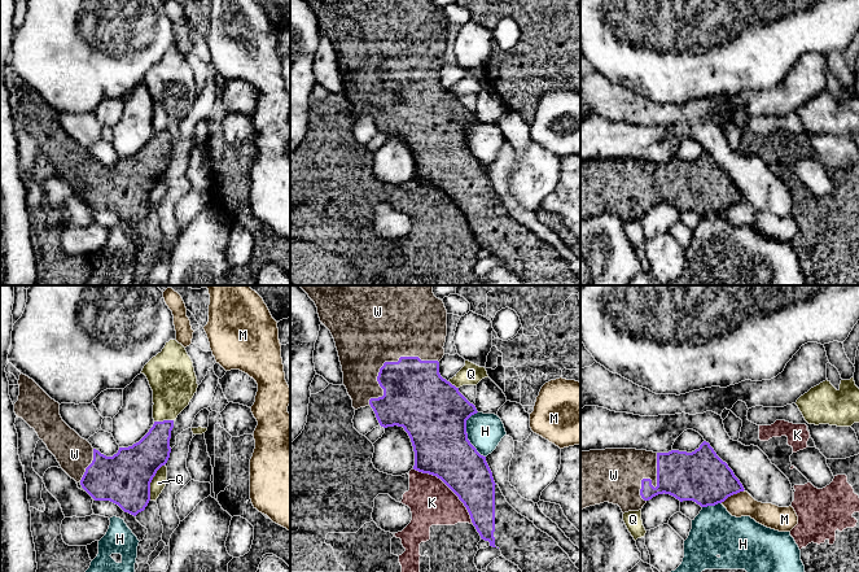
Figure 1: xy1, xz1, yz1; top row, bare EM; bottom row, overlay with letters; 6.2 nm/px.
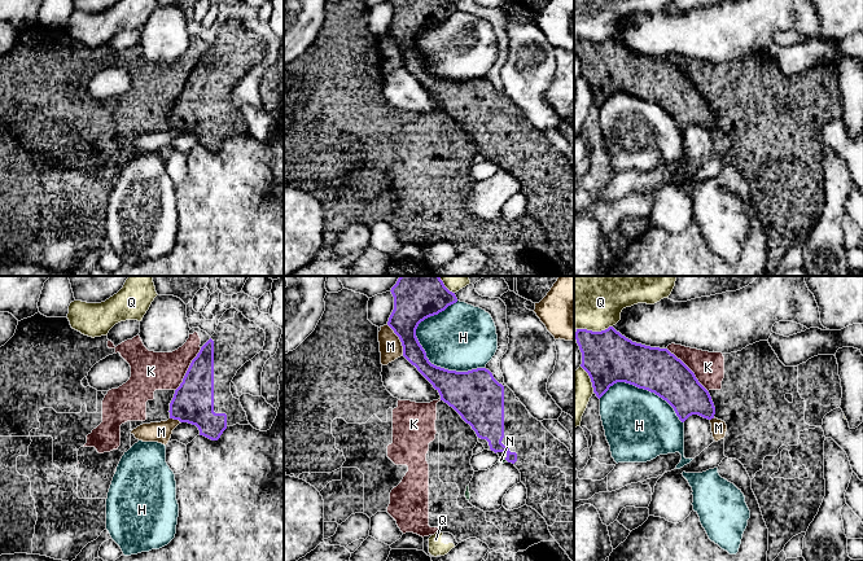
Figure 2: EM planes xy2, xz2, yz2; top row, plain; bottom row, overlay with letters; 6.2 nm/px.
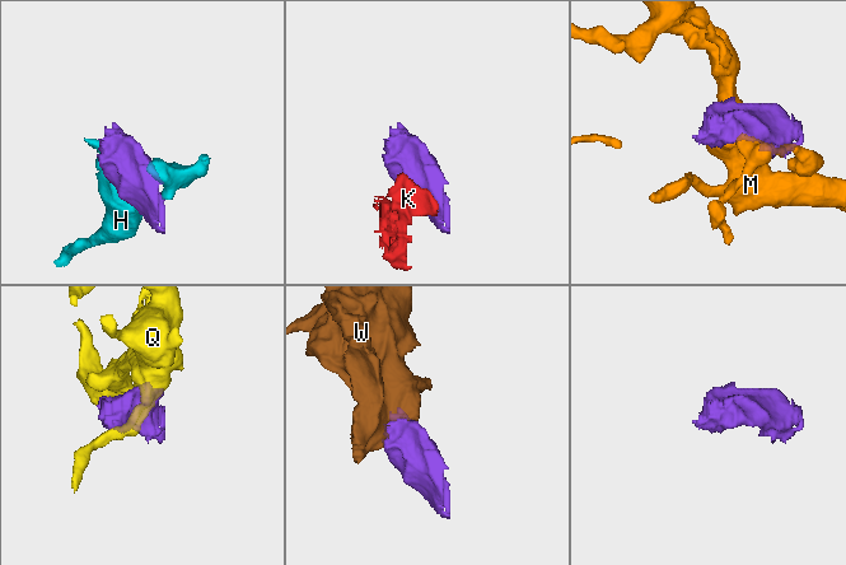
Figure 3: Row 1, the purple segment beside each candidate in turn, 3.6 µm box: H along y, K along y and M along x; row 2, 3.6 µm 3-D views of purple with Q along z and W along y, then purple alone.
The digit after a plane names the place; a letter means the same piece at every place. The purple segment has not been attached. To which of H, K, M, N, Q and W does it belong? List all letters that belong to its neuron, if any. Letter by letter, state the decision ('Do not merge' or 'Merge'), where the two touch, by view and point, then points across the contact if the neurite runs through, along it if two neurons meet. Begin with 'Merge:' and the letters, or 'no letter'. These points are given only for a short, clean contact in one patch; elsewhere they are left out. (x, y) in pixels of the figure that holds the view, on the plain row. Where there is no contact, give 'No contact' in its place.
Merge: W
H: Do not merge. Touches purple at xz2 (438, 77)
K: Do not merge. Touches purple at xz1 (448, 196)
M: Do not merge. Touches purple at xz2 (399, 48)
N: Do not merge. Touches purple at xz2 (507, 170). Boundary: xz2 (504, 169), (508, 171)
Q: Do not merge. Touches purple at xy1 (150, 191)
W: Merge. Touches purple at xz1 (386, 71)

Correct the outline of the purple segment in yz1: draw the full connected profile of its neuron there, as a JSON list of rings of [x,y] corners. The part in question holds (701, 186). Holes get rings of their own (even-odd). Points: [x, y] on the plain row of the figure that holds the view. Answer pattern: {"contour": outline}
{"contour": [[[706,150],[692,162],[653,162],[636,158],[580,161],[580,219],[609,211],[618,214],[623,223],[639,220],[649,209],[663,202],[680,211],[693,210],[707,217],[744,200],[733,180]]]}

